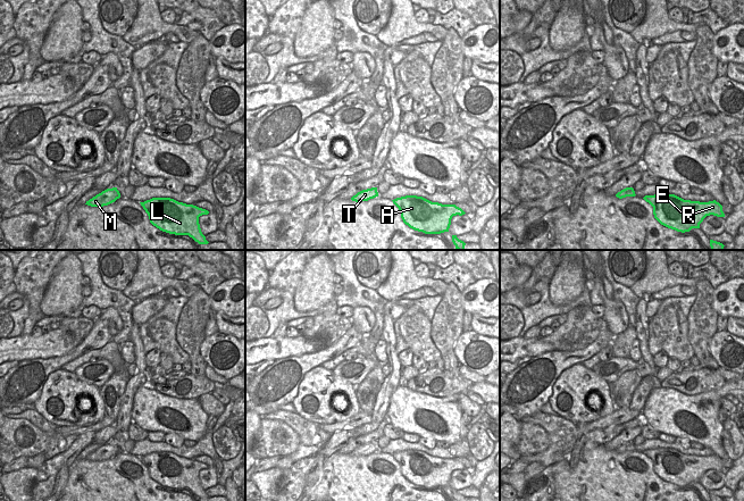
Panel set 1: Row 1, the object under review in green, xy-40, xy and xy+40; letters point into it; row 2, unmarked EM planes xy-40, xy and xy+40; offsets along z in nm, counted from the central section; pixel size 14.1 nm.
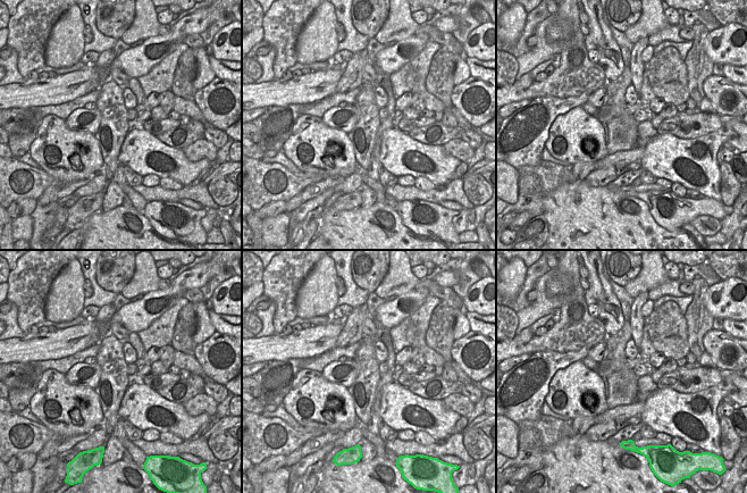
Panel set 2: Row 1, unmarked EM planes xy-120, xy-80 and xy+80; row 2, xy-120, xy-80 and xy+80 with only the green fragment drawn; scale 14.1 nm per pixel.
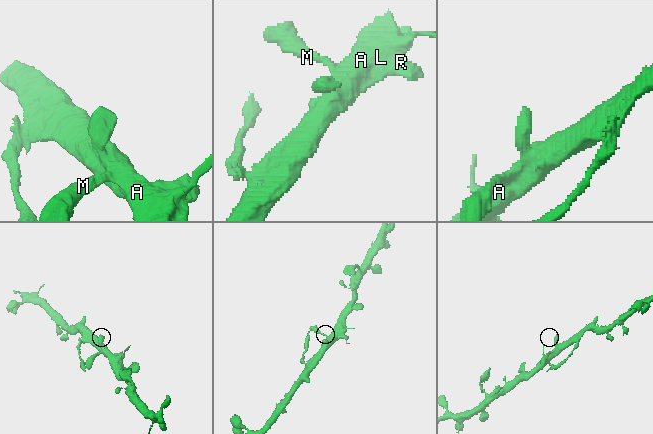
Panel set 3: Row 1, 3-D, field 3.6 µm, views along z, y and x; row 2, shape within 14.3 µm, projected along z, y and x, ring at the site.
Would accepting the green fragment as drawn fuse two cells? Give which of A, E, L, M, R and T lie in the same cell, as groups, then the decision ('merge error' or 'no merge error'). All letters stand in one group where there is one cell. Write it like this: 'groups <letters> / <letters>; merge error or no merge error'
groups A E L M R T; no merge error

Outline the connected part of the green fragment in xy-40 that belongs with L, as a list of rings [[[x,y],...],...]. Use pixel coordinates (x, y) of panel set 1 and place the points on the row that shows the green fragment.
[[[152,198],[140,203],[148,214],[150,223],[160,231],[189,235],[199,244],[209,243],[199,224],[199,217],[208,215],[208,210],[170,198]]]

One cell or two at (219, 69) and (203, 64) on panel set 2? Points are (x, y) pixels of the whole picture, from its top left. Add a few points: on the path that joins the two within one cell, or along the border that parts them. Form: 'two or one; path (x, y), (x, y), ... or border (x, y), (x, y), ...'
two; border (207, 57), (210, 68), (216, 76)

